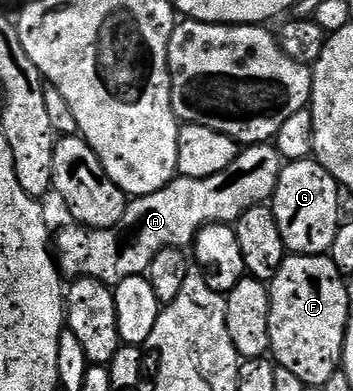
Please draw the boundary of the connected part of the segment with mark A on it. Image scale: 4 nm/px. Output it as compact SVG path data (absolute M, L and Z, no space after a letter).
M252 142L222 174L210 174L210 178L180 176L154 194L135 197L125 208L124 217L110 228L68 222L54 236L58 267L65 277L89 276L109 286L118 285L131 276L145 275L150 262L154 262L162 250L187 249L207 224L232 224L246 210L271 201L284 166L275 143Z

